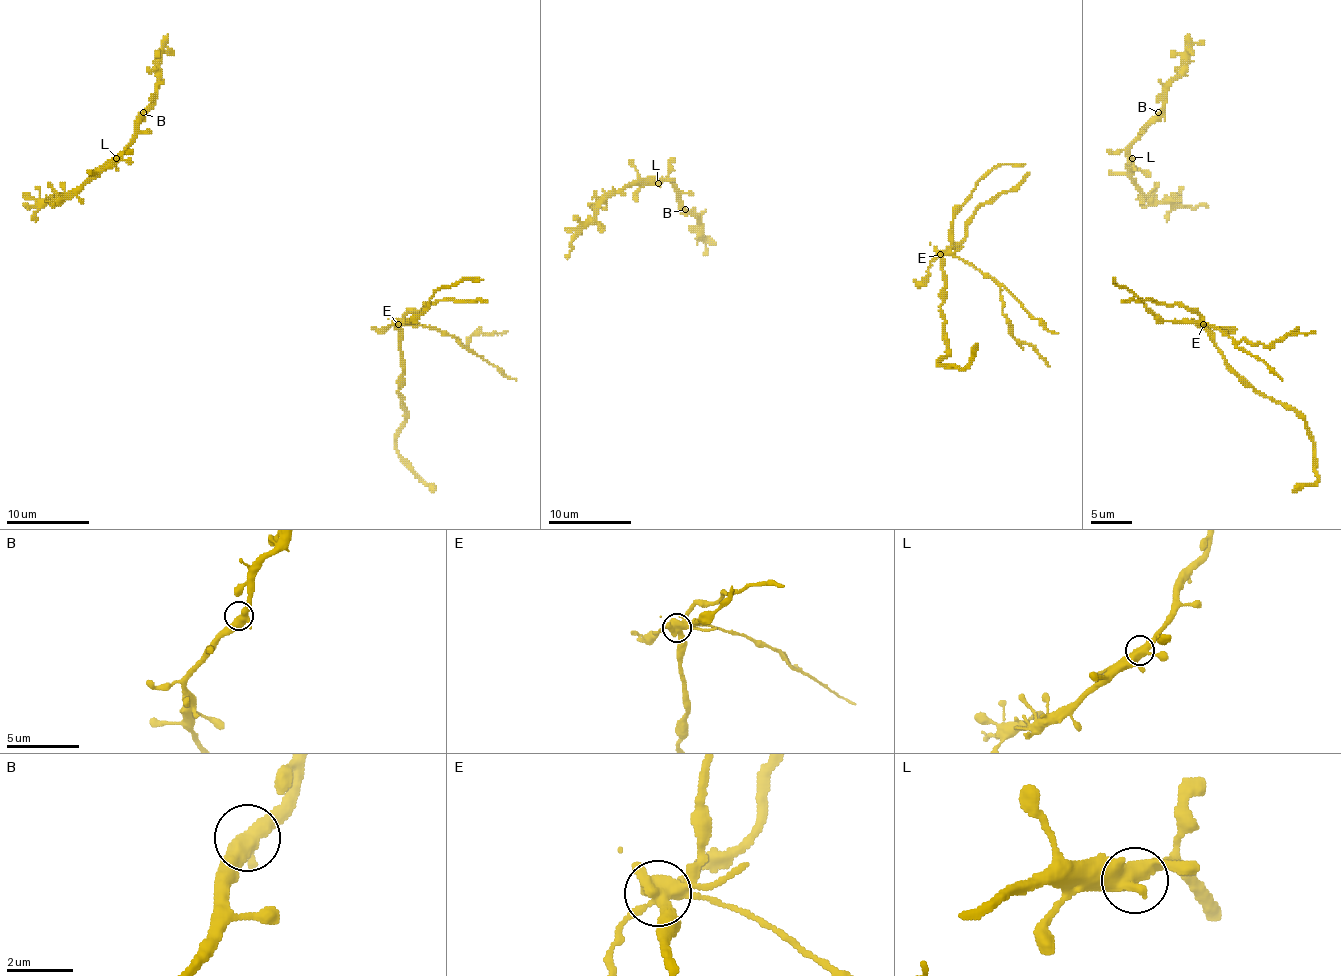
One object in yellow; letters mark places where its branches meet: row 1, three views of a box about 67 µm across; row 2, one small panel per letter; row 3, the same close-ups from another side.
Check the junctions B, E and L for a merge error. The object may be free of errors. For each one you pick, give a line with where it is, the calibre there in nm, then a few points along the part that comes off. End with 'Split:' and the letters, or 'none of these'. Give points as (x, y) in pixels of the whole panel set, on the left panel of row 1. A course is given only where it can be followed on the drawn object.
E: place (398, 324); calibre 480 nm; course (398, 325), (413, 323), (446, 331), (462, 345), (473, 335), (508, 331)
Split: E

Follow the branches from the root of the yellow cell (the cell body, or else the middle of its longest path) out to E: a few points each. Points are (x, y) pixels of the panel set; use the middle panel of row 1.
E: (930, 242), (940, 255)

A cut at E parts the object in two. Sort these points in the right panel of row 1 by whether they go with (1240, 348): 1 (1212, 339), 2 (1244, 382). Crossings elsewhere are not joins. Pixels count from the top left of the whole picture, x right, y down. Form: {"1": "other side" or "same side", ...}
{"1": "other side", "2": "other side"}

